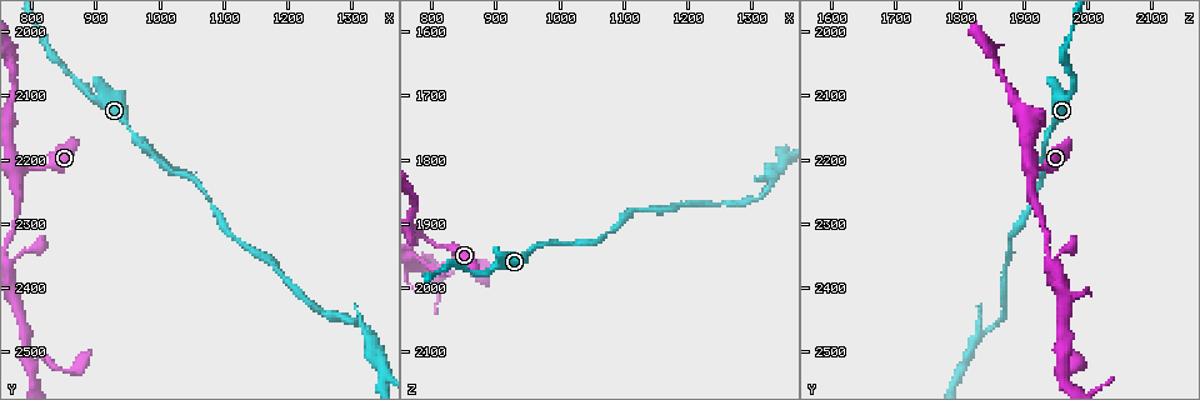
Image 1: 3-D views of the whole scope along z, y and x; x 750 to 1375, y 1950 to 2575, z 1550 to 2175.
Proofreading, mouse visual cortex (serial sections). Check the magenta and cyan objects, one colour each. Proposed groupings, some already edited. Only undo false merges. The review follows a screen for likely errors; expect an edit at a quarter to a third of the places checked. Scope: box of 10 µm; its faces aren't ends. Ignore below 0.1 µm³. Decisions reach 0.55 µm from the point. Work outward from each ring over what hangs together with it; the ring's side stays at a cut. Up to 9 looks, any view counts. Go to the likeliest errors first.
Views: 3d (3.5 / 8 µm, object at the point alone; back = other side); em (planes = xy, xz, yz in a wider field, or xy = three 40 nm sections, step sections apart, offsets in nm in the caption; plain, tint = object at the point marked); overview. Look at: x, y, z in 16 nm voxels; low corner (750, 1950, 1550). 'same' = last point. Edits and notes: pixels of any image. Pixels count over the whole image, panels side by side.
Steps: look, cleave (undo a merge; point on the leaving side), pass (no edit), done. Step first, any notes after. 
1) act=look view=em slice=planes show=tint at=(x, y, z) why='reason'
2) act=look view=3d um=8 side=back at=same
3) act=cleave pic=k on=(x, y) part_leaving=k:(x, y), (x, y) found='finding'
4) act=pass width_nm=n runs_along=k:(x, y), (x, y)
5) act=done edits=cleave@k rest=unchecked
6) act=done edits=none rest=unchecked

act=look view=3d um=8 at=(875, 2085, 1975) why='thick turns thin'

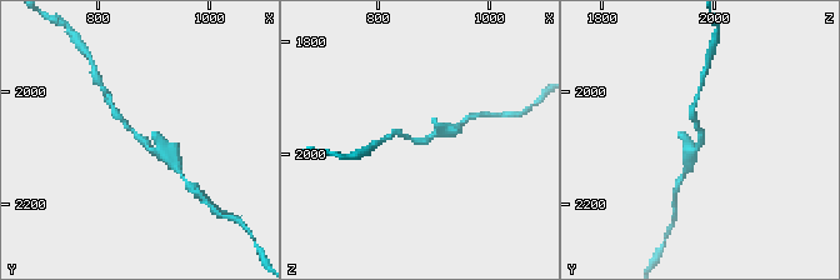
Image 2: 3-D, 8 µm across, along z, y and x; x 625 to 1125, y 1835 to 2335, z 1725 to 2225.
act=look view=3d um=3.5 at=same why='zoom in'

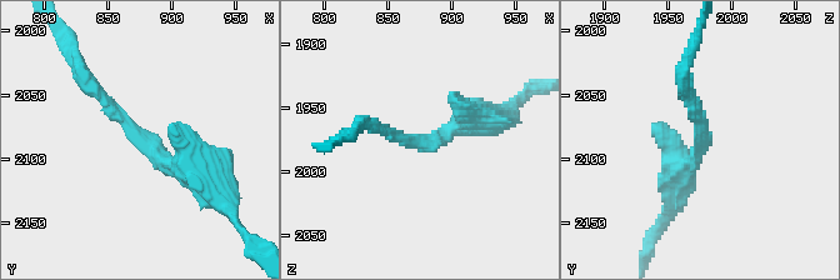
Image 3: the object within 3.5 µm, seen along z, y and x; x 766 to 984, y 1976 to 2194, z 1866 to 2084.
act=look view=em slice=xy step=1 show=tint at=(880, 2086, 1976) arm_widths_nm=150,400

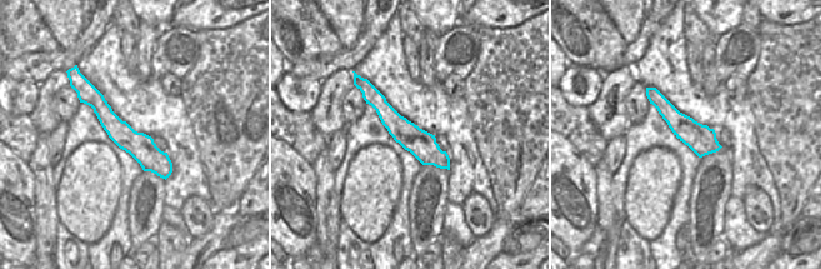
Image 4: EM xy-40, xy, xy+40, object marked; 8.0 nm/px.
act=pass runs_along=4:(80, 94), (86, 94), (168, 172) found='one cell here'

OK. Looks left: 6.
act=look view=3d um=8 at=(1335, 2475, 1825) why='sudden change in width'

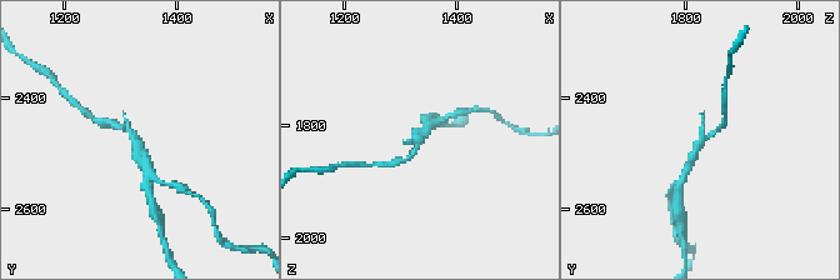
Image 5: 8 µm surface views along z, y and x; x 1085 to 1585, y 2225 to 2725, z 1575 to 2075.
act=look view=em slice=xy step=1 show=tint at=same why='now the EM'

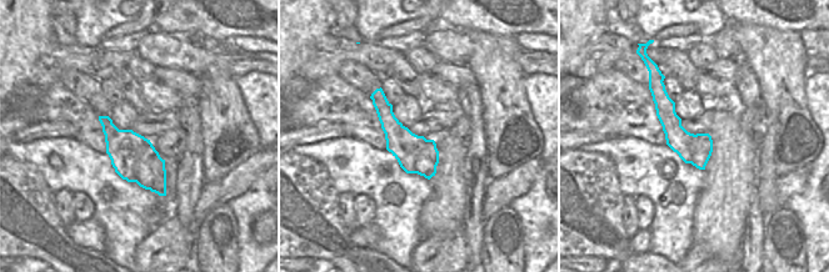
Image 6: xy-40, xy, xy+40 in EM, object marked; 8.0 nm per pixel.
act=cleave pic=5 on=(679, 203) border=6:(149, 141), (136, 162), (134, 181) found='two cells meet here'

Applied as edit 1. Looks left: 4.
act=look view=overview

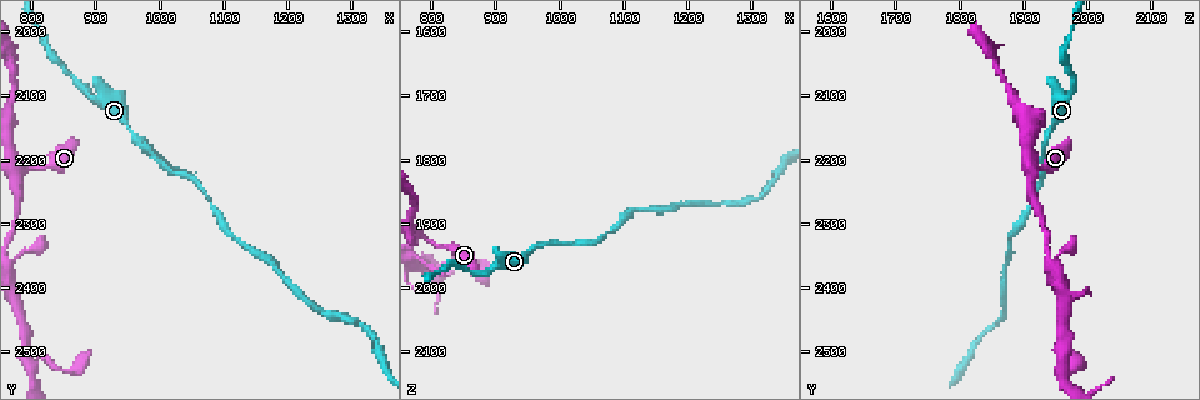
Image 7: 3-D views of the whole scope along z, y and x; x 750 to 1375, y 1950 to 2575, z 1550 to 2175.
act=look view=3d um=3.5 at=(790, 2215, 1925) why='sharp bend'

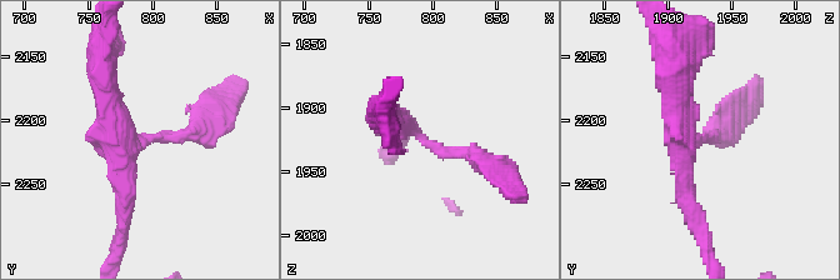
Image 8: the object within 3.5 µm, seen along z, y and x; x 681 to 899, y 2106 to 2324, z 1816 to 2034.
act=look view=em slice=xy step=2 show=tint at=(790, 2216, 1922) arms=3 arm_widths_nm=250,250,300

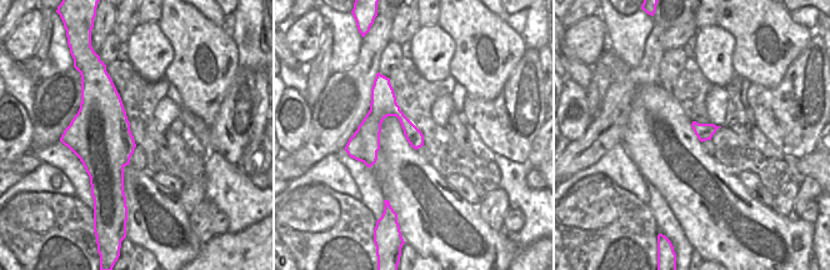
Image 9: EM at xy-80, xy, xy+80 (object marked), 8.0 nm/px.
act=pass runs_along=8:(213, 121), (133, 140), (121, 209) found='continuous, no second cell'

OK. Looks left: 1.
act=done edits=cleave@5 rest=unchecked

